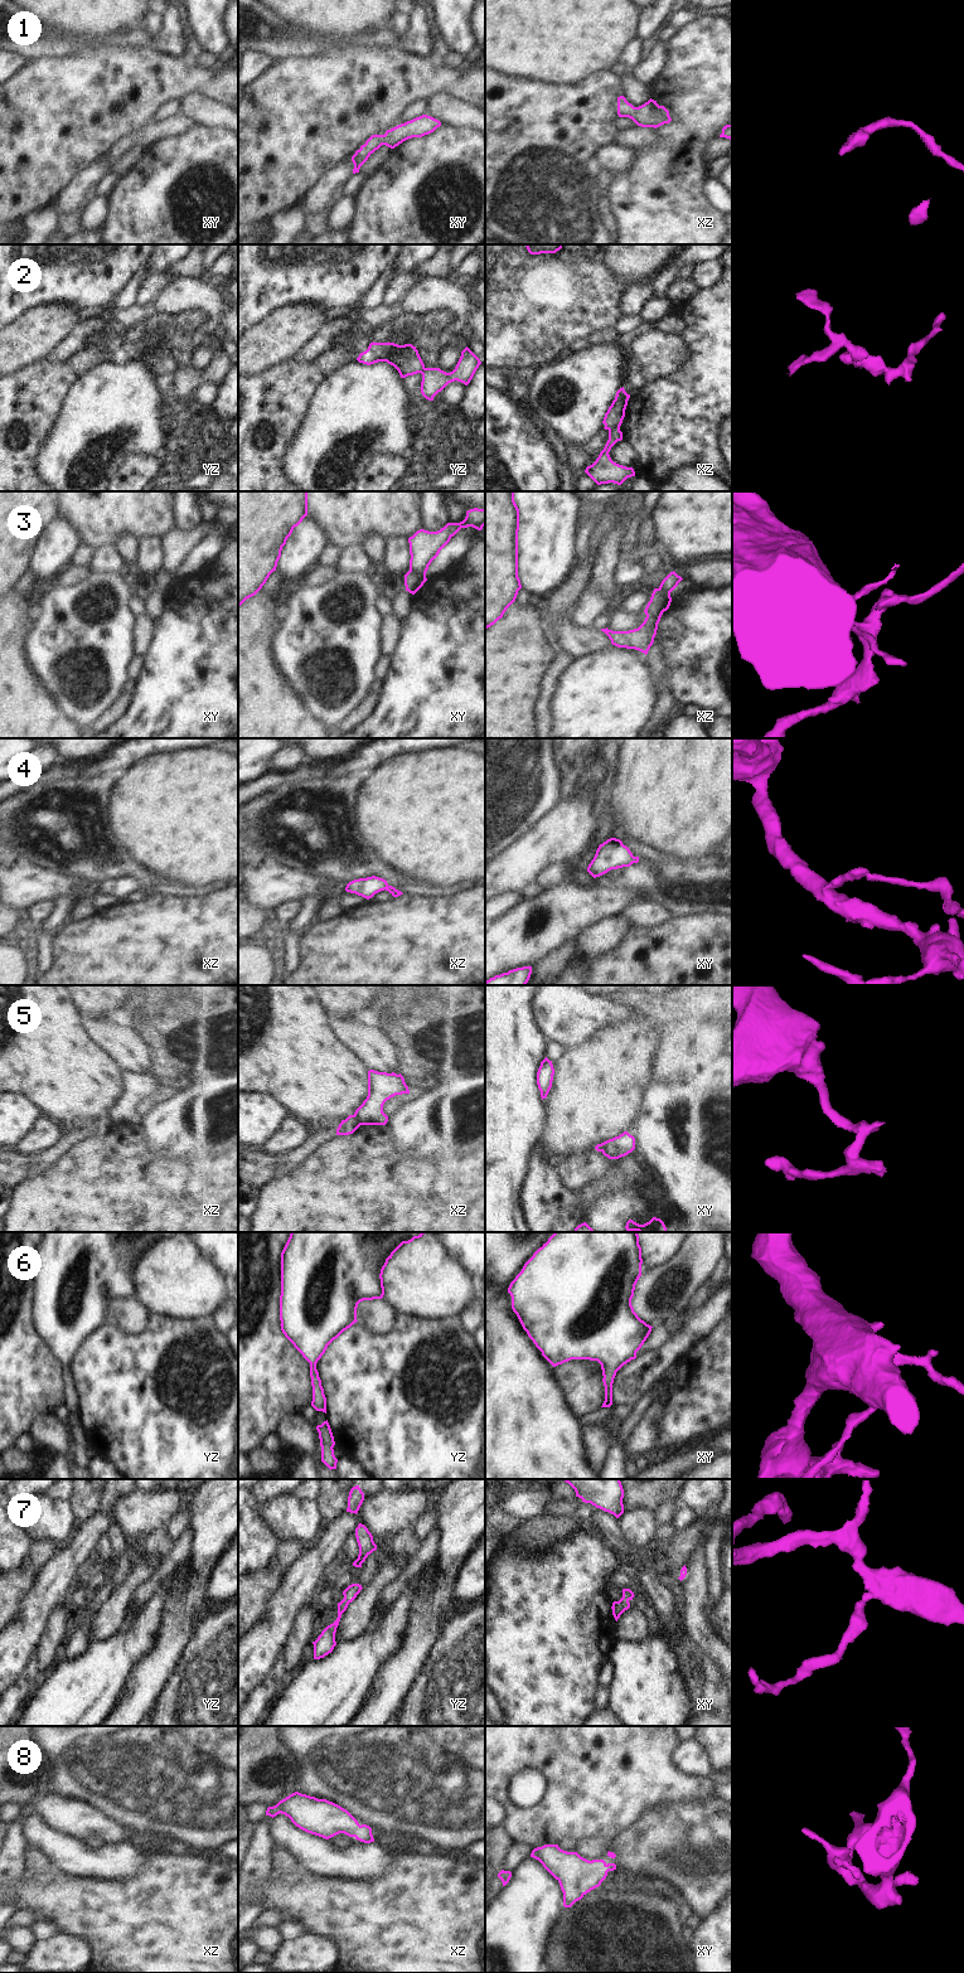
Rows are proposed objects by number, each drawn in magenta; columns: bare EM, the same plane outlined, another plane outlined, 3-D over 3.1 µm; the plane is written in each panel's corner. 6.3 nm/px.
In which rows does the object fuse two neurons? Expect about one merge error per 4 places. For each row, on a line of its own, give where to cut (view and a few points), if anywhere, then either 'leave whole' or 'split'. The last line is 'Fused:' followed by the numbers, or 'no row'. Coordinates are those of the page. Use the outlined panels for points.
1: cut none; leave whole
2: cut xz (619, 427), (609, 430); split
3: cut xy (410, 570), (418, 573), (424, 582); split
4: cut none; leave whole
5: cut xz (354, 1114), (361, 1124); split
6: cut none; leave whole
7: cut none; leave whole
8: cut none; leave whole
Fused: 2, 3, 5

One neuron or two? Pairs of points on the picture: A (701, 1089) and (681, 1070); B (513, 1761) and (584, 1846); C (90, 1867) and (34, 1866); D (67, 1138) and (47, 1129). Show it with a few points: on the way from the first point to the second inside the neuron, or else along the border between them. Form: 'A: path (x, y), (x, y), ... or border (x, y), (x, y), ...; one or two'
A: border (717, 1072), (710, 1076), (694, 1076), (660, 1084); two
B: border (608, 1840), (580, 1838), (577, 1841); two
C: border (33, 1843), (49, 1860), (53, 1869); two
D: border (61, 1137), (51, 1147), (35, 1153); two

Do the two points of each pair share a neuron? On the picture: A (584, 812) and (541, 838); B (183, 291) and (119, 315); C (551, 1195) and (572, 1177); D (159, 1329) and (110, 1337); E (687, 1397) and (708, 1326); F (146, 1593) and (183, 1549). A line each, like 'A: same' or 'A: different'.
A: same
B: same
C: different
D: same
E: different
F: same

